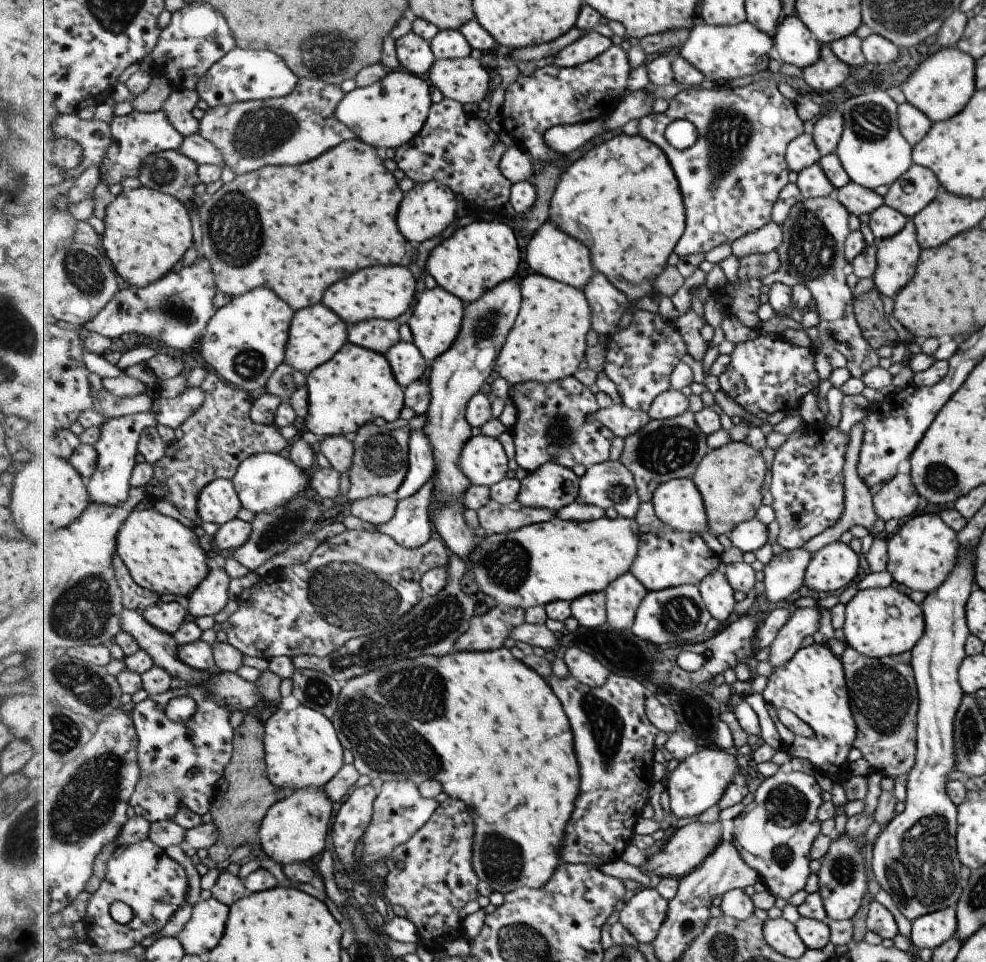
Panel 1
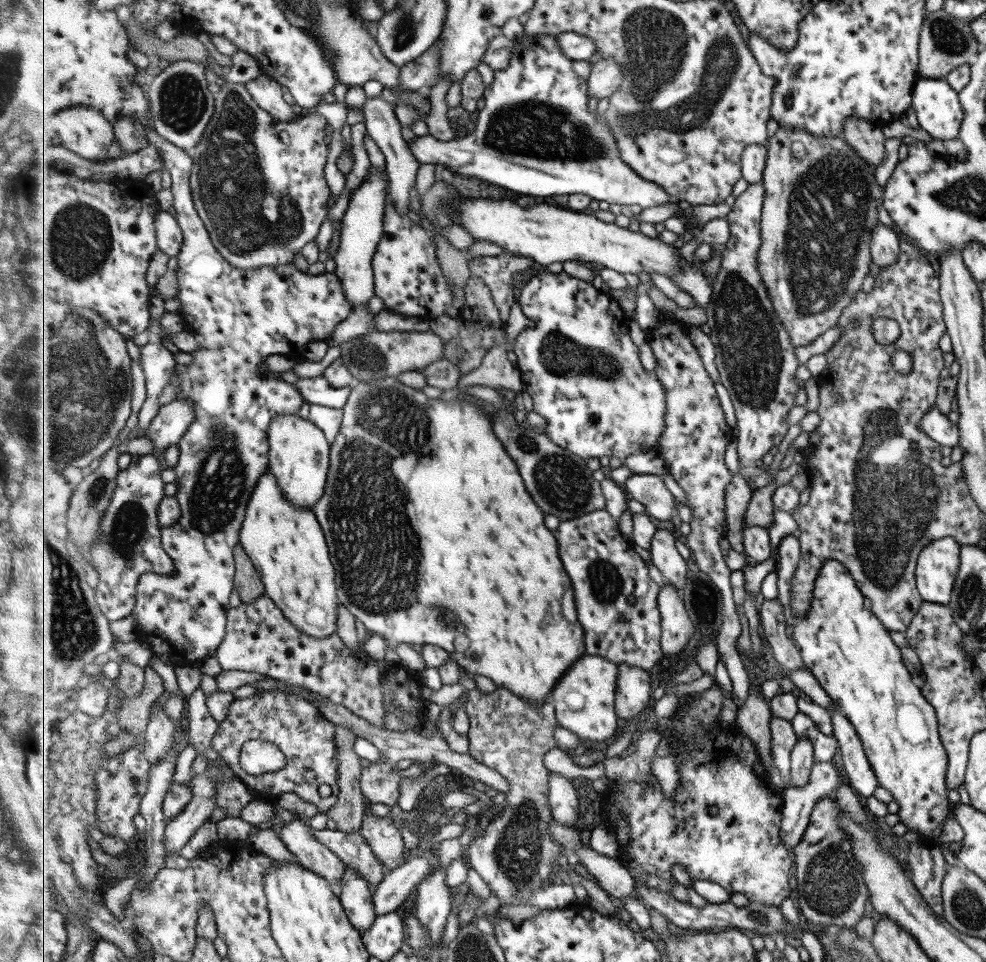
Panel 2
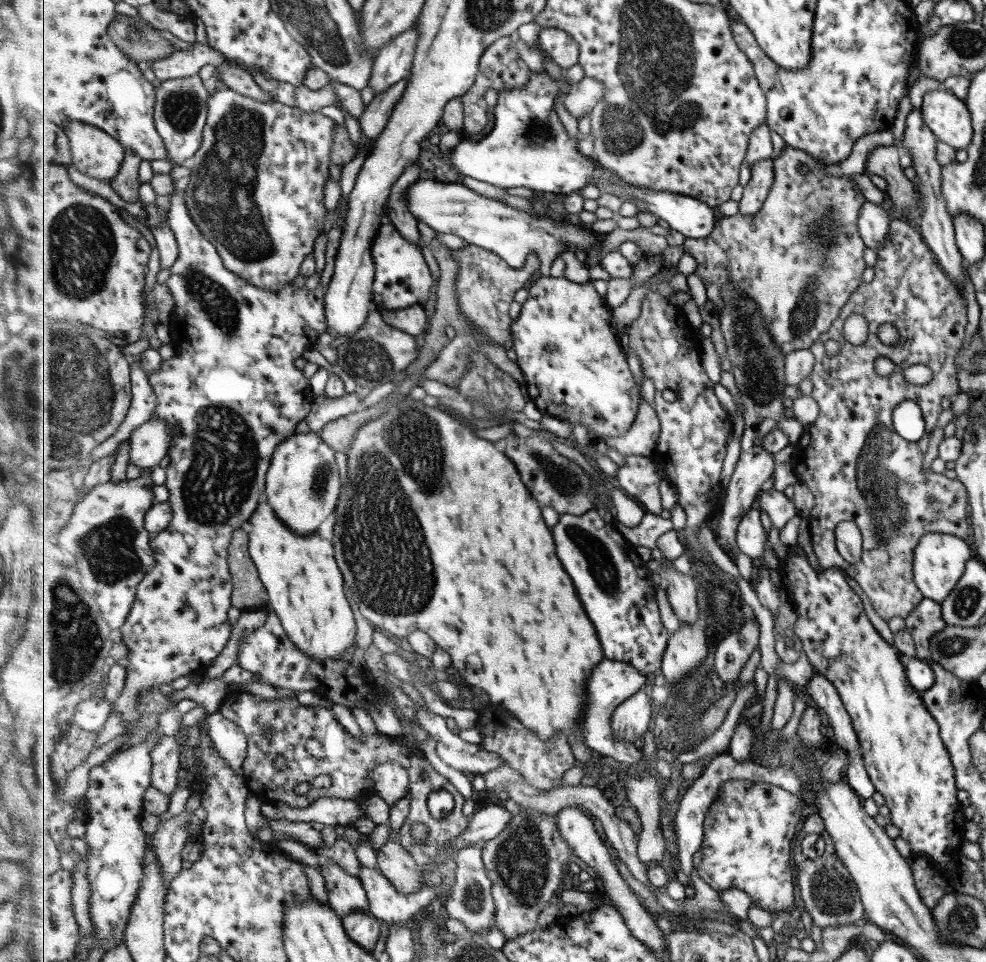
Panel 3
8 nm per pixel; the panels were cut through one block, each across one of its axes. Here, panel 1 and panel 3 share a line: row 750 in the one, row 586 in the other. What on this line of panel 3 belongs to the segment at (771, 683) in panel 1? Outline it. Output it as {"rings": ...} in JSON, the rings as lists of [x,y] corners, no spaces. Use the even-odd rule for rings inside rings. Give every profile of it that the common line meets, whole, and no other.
{"rings":[[[792,547],[788,558],[779,564],[783,590],[790,592],[799,620],[793,630],[813,670],[823,675],[837,691],[846,713],[850,716],[859,743],[863,767],[874,792],[885,799],[889,809],[887,822],[899,829],[899,837],[909,845],[910,855],[939,864],[955,878],[956,860],[964,836],[964,816],[956,800],[954,771],[938,735],[938,724],[929,714],[919,693],[909,684],[904,665],[895,649],[873,629],[863,611],[859,596],[847,585],[841,570],[832,567],[822,571],[810,568],[801,547]]]}

